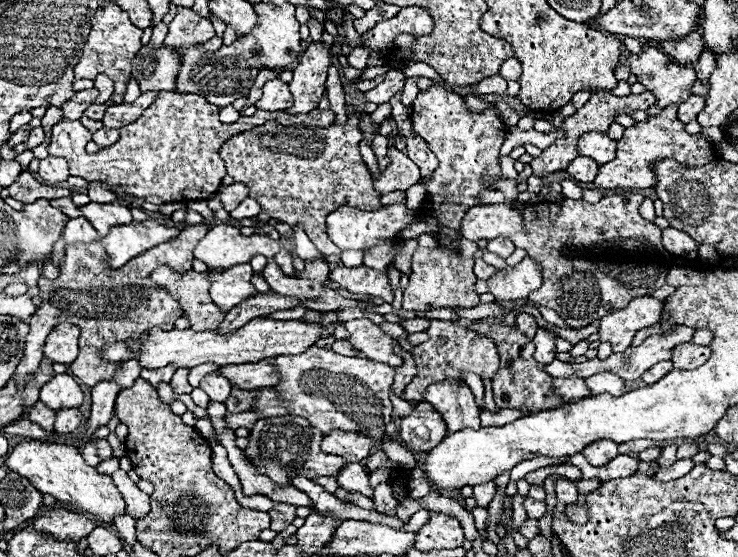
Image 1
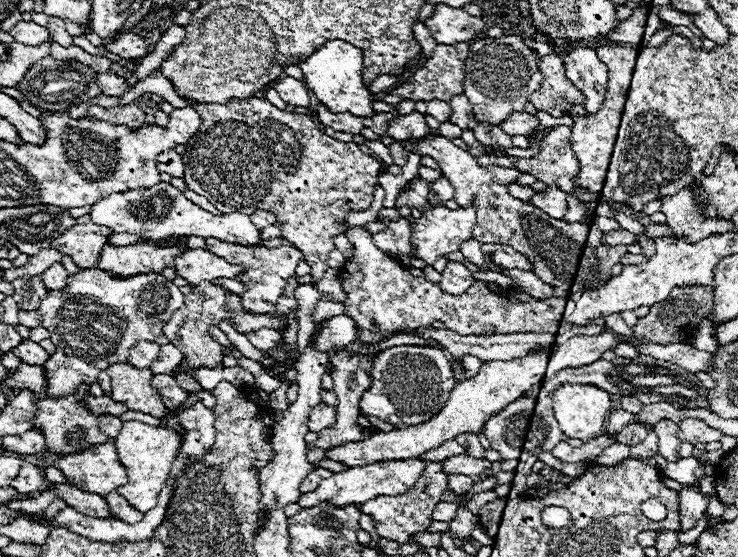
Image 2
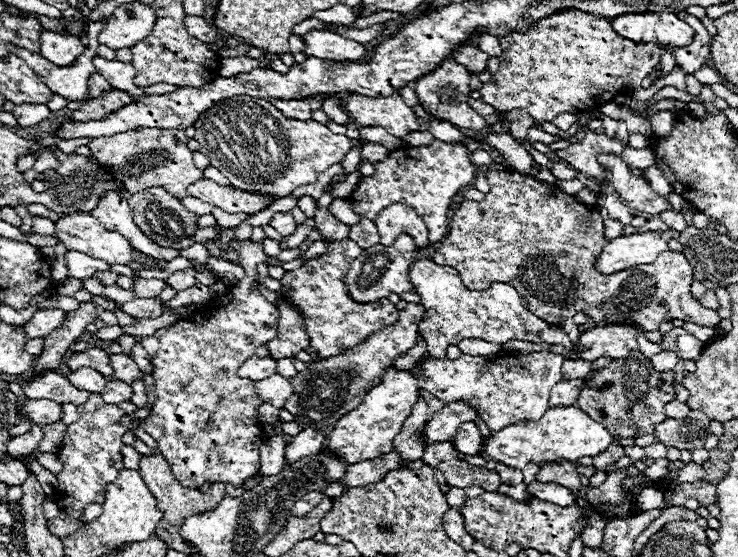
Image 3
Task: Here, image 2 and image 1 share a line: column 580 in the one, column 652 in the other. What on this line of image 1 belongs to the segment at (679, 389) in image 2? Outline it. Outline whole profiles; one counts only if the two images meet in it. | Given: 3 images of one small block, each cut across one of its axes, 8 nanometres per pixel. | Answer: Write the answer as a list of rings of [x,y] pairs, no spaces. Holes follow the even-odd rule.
[[[664,360],[664,362],[660,362],[660,364],[654,364],[648,372],[644,372],[644,374],[642,374],[642,380],[644,380],[646,384],[654,384],[654,382],[660,380],[662,376],[666,376],[672,368],[674,368],[672,362],[670,362],[670,360]]]

